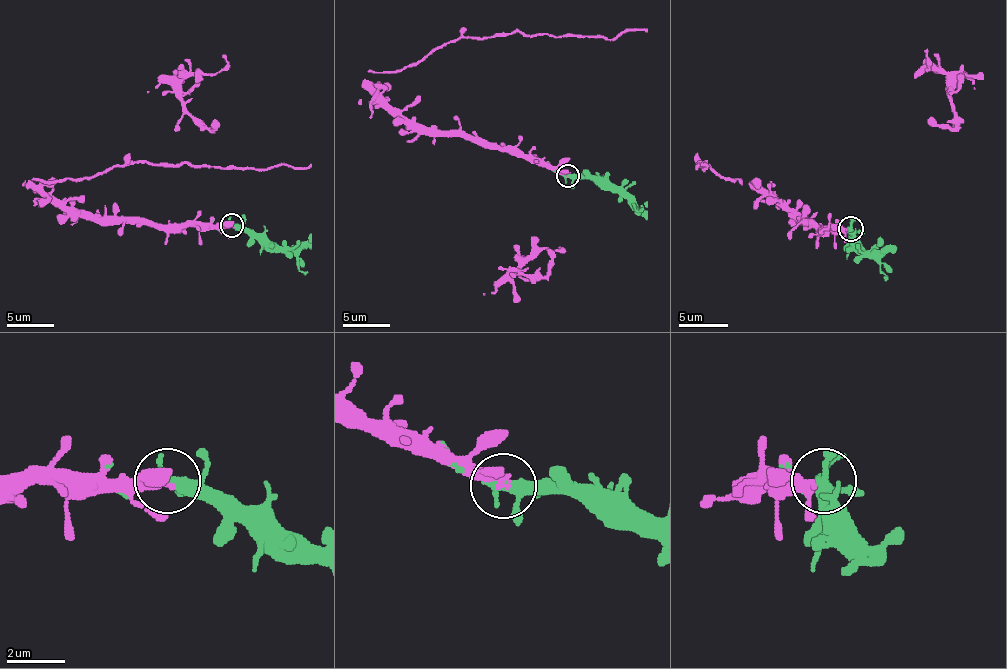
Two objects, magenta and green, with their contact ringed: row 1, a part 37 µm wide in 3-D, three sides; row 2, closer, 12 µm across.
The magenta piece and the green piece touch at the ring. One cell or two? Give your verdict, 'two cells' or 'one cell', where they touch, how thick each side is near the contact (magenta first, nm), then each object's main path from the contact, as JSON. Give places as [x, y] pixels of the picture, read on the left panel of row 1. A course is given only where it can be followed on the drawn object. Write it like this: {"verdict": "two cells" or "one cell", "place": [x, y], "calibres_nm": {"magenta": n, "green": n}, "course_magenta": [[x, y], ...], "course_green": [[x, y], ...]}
{"verdict": "one cell", "place": [232, 225], "calibres_nm": {"magenta": 300, "green": 320}, "course_magenta": [[232, 226], [152, 226], [72, 216], [42, 188], [42, 179], [96, 176], [127, 162], [310, 165]], "course_green": [[232, 226], [261, 233], [279, 247], [301, 247], [310, 242], [310, 233]]}

